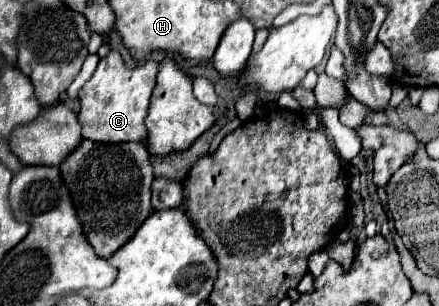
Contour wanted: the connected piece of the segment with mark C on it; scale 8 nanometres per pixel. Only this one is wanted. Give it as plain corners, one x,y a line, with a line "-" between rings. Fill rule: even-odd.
111,50
105,58
99,60
99,66
93,78
81,88
79,102
81,112
79,120
83,124
83,136
93,142
147,142
147,108
149,98
155,88
155,78
159,72
159,64
155,60
147,60
135,68
129,68
117,50

